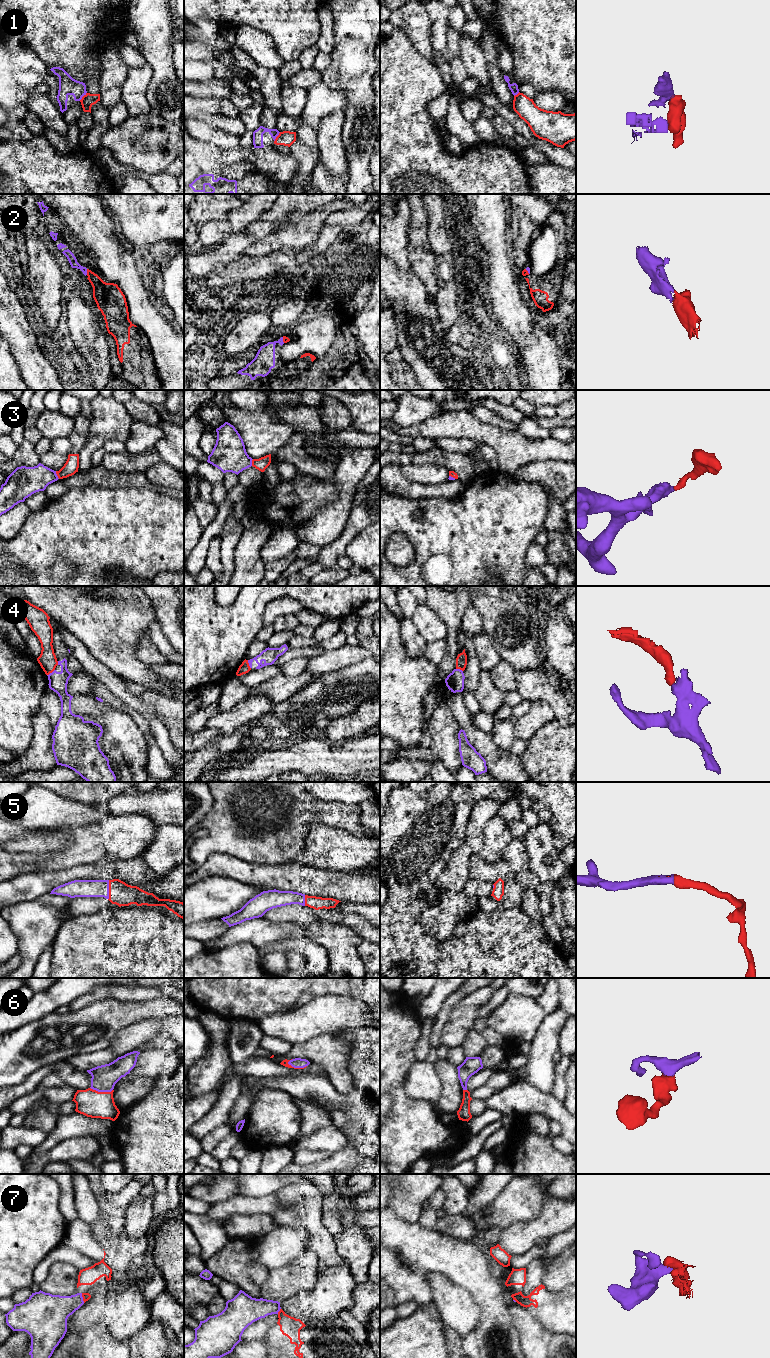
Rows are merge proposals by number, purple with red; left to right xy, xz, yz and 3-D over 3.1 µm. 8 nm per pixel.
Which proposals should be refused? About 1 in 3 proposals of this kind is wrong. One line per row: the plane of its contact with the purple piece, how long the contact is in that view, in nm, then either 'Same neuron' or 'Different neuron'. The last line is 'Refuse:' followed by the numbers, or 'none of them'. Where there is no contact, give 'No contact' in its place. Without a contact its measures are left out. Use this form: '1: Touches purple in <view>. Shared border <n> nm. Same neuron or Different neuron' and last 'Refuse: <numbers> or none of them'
1: Touches purple in xy. Shared border 90 nm. Different neuron
2: Touches purple in xy. Shared border 50 nm. Same neuron
3: Touches purple in xy. Shared border 70 nm. Same neuron
4: Touches purple in xz. Shared border 80 nm. Different neuron
5: Touches purple in xy. Shared border 160 nm. Same neuron
6: Touches purple in xz. Shared border 160 nm. Same neuron
7: Touches purple in xy. Shared border 80 nm. Different neuron
Refuse: 1, 4, 7

